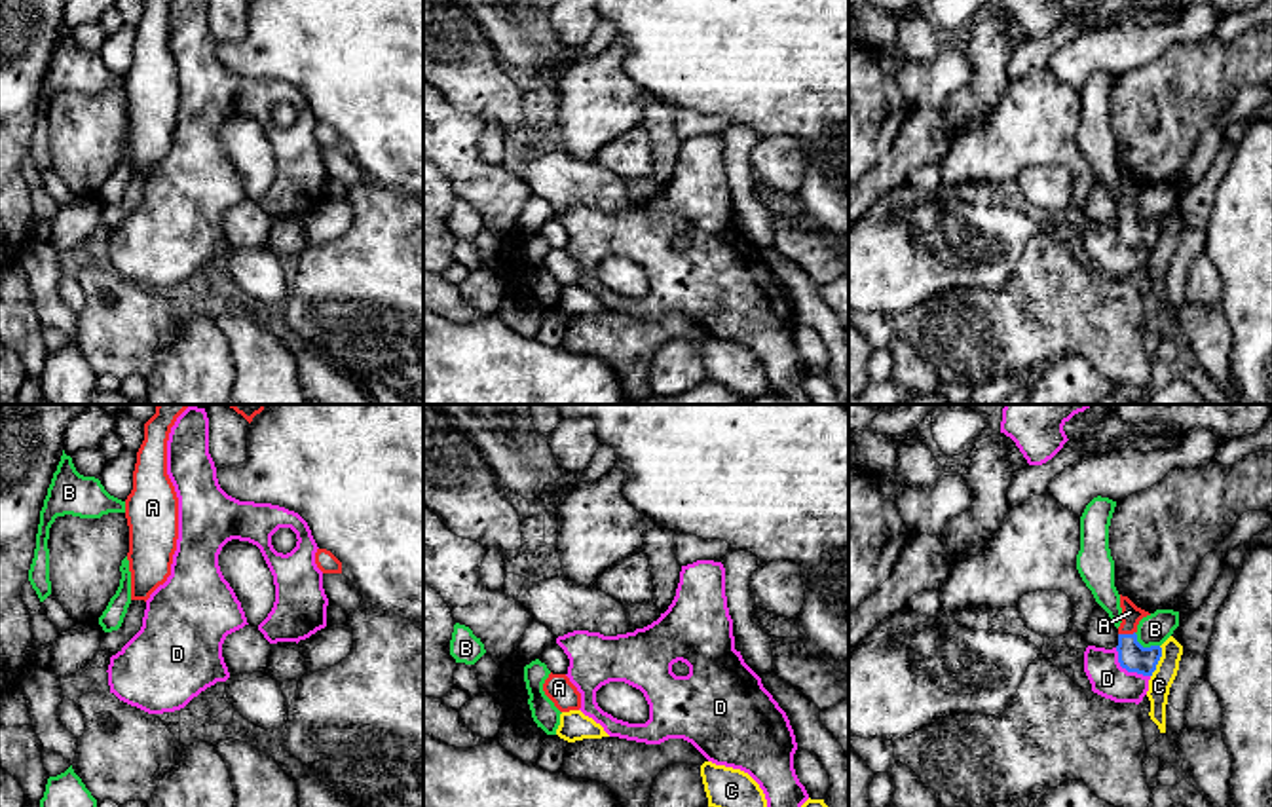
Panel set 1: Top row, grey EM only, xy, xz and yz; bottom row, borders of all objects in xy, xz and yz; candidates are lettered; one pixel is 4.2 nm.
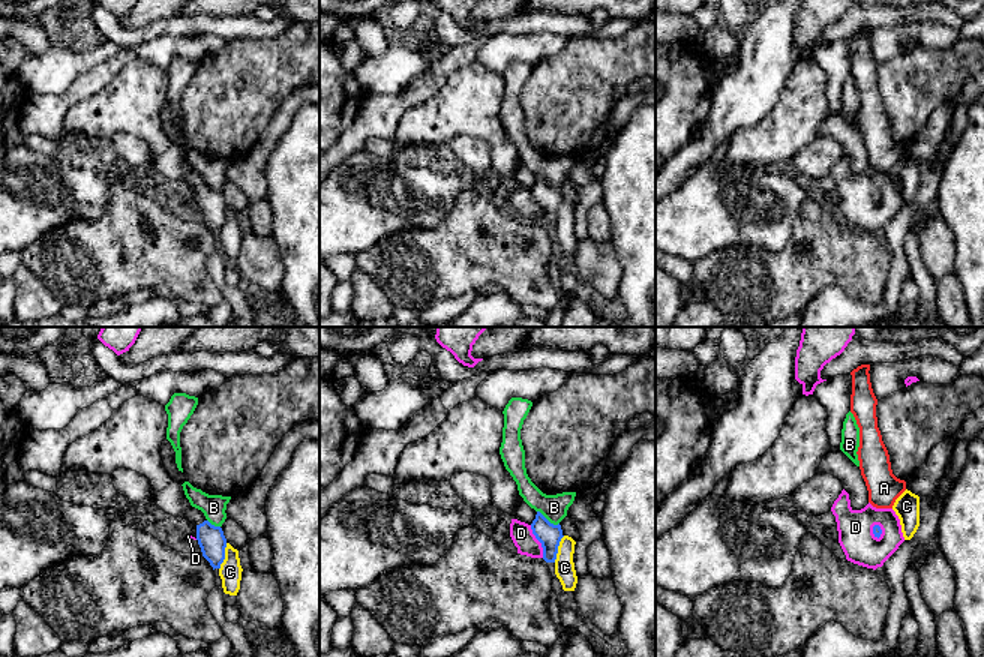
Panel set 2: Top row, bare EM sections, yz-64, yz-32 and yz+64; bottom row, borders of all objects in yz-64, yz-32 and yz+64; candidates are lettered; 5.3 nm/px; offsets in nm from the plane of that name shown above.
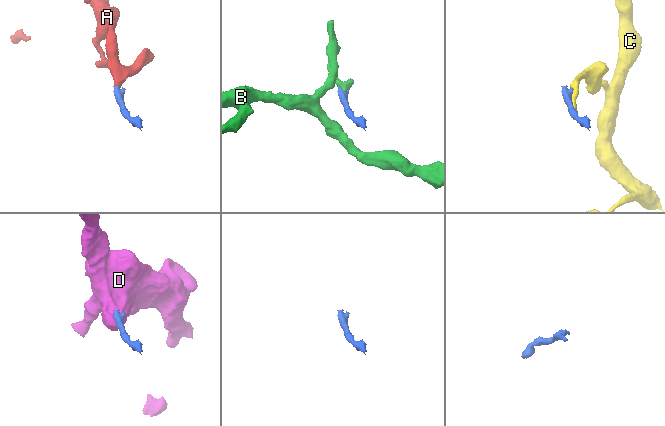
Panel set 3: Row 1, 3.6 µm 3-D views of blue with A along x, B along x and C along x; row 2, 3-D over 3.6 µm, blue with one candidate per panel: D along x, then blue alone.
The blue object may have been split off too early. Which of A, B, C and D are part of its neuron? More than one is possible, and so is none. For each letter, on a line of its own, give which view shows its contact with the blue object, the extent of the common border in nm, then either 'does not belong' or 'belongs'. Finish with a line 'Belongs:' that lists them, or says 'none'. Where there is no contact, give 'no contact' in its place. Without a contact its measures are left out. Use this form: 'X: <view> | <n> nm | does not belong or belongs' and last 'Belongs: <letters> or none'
A: yz | 70 nm | belongs
B: yz | 130 nm | does not belong
C: yz | 140 nm | does not belong
D: yz | 200 nm | does not belong
Belongs: A

